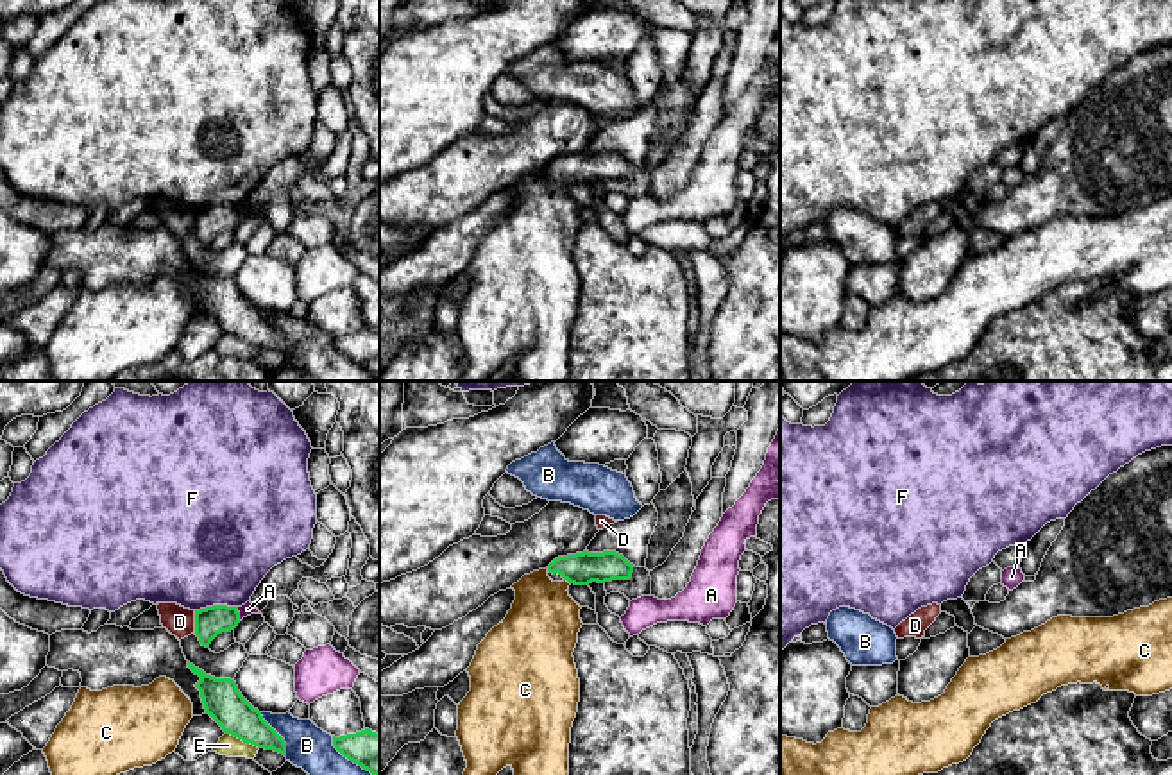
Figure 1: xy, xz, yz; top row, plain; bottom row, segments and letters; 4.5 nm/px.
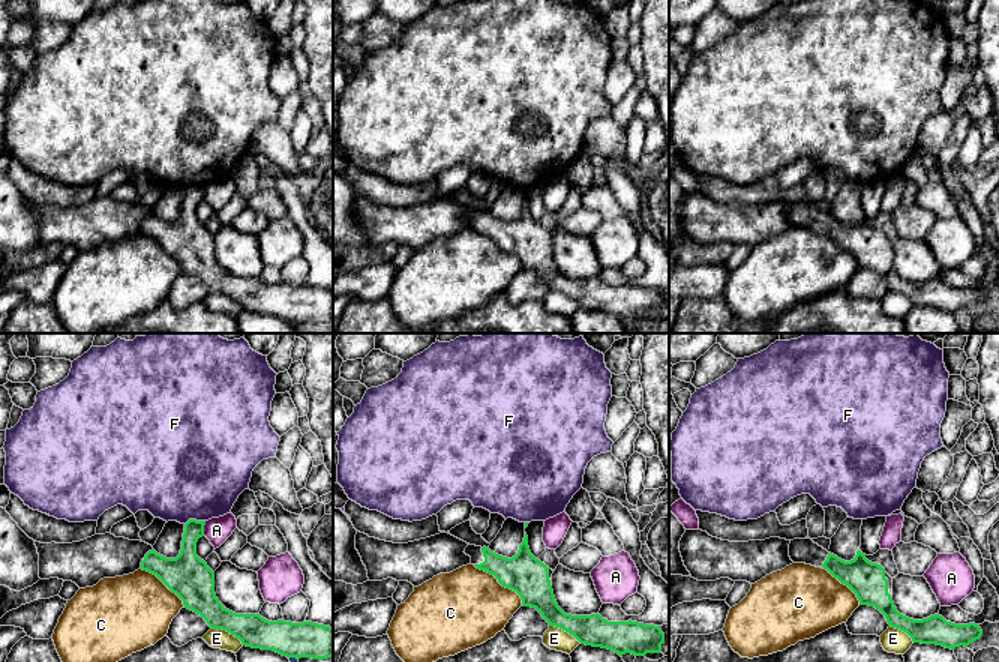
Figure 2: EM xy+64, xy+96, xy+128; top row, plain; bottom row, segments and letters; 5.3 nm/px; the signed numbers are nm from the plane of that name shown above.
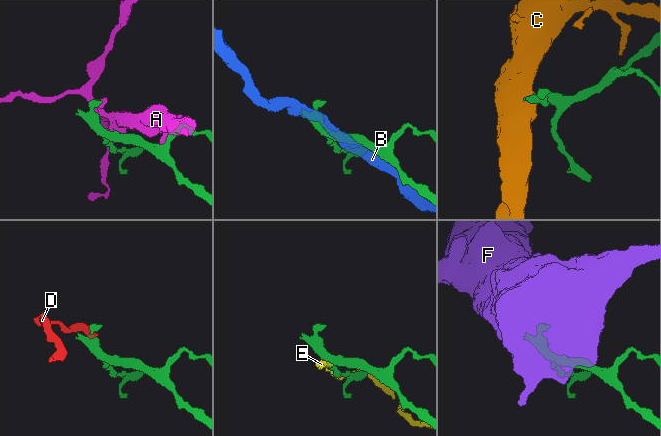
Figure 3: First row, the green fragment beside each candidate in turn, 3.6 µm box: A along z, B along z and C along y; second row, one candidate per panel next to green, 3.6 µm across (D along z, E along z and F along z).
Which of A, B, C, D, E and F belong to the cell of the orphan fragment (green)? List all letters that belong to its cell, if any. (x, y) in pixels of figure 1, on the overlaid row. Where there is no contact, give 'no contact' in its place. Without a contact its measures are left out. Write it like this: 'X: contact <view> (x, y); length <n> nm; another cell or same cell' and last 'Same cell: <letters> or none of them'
A: contact xy (238, 614); length 70 nm; another cell
B: contact xy (278, 734); length 240 nm; another cell
C: contact xz (568, 580); length 40 nm; another cell
D: contact xy (195, 621); length 100 nm; another cell
E: contact xy (242, 740); length 170 nm; another cell
F: contact xy (215, 605); length 190 nm; another cell
Same cell: none of them

